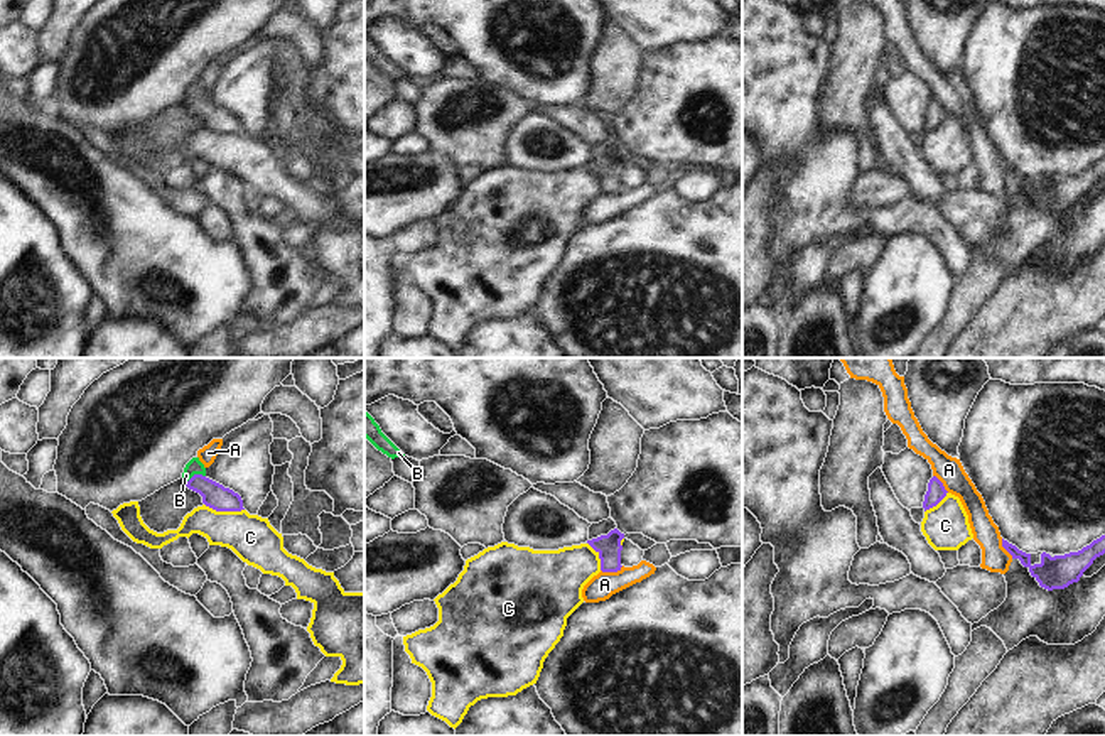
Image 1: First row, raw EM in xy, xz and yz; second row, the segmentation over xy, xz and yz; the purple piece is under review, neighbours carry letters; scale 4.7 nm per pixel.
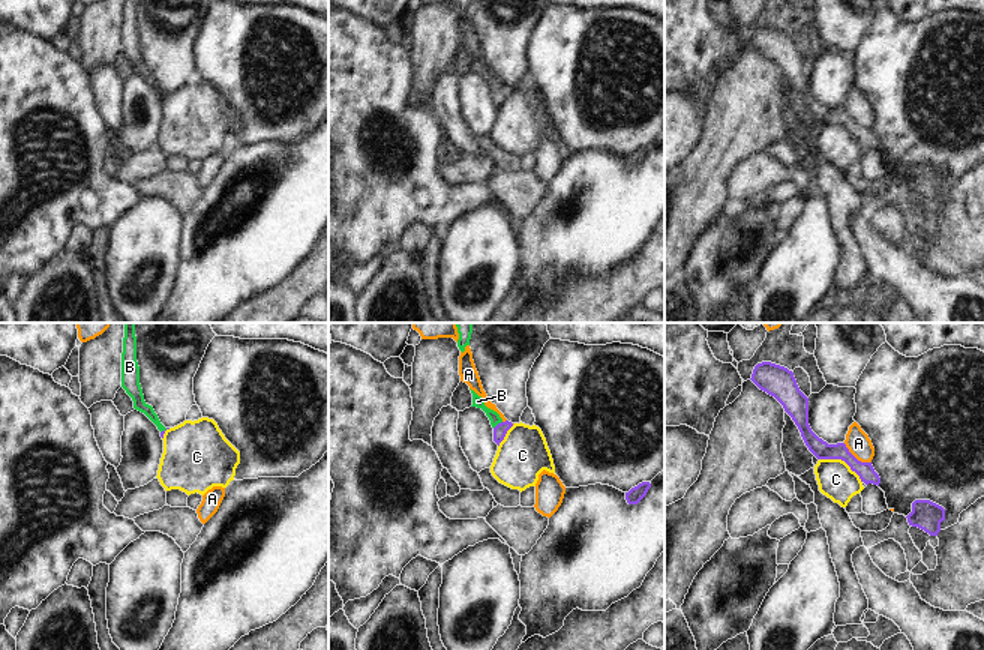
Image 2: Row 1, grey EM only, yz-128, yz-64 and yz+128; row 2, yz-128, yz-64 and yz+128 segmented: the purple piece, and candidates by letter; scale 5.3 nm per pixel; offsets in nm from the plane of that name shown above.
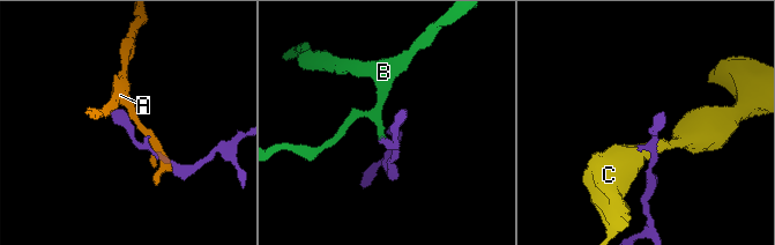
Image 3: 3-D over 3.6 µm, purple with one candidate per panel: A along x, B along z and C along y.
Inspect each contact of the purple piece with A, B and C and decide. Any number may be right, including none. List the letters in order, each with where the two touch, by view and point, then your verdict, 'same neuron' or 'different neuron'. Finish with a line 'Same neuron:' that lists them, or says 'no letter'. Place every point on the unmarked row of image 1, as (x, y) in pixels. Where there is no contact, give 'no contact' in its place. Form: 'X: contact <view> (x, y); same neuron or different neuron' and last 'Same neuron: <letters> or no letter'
A: contact xz (611, 193); different neuron
B: contact xy (196, 97); same neuron
C: contact xy (225, 132); different neuron
Same neuron: B

